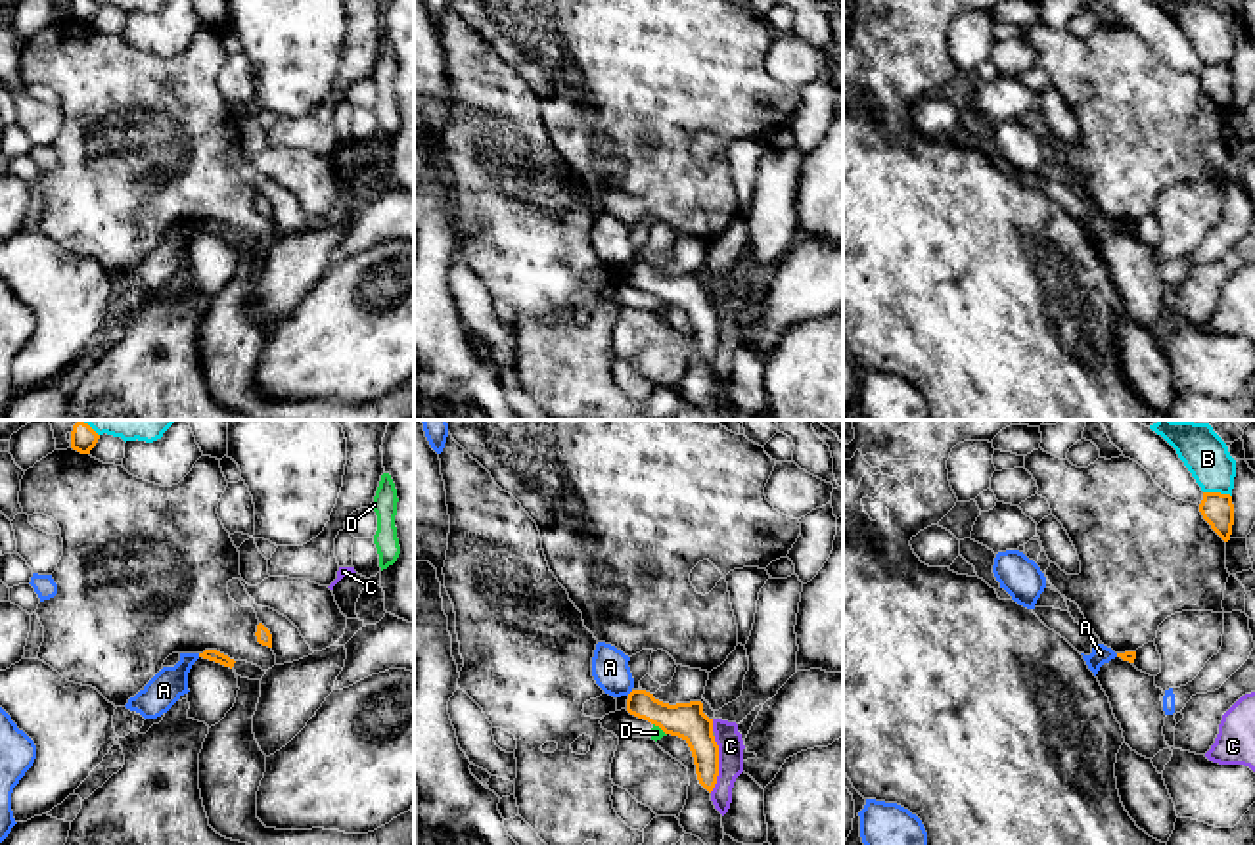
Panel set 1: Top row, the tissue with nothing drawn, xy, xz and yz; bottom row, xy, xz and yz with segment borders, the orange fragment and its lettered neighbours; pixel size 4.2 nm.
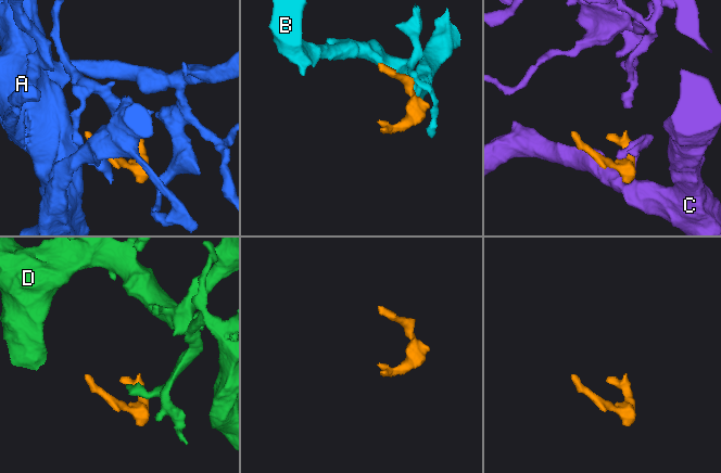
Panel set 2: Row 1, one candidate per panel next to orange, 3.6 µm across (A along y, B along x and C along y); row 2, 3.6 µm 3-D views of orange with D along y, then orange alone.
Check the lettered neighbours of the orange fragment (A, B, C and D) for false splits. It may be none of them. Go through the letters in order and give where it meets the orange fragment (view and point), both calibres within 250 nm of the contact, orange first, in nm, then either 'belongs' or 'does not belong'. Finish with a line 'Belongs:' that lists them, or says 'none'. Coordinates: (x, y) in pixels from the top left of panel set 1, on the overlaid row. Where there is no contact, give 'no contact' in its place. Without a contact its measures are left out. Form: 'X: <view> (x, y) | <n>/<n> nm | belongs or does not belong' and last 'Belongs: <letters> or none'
A: xz (631, 692) | 140/160 nm | does not belong
B: yz (1217, 493) | 140/190 nm | does not belong
C: xz (717, 765) | 150/110 nm | does not belong
D: xz (660, 727) | 150/50 nm | does not belong
Belongs: none

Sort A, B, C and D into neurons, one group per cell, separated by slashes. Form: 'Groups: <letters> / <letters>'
Groups: A / B / C / D

